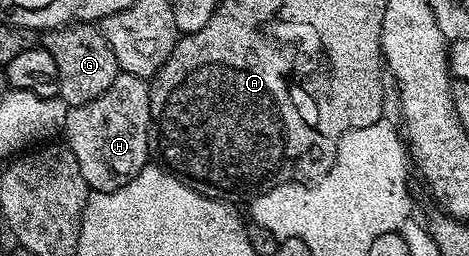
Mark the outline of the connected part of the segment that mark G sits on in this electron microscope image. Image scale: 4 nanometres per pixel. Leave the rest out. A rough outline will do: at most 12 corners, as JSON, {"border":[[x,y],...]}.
{"border":[[93,23],[41,33],[70,106],[100,98],[119,74]]}

